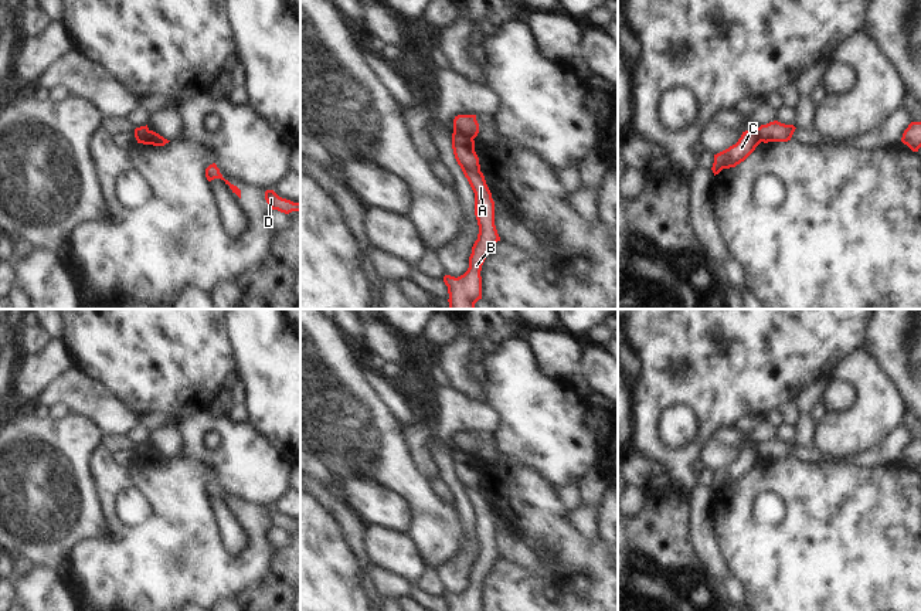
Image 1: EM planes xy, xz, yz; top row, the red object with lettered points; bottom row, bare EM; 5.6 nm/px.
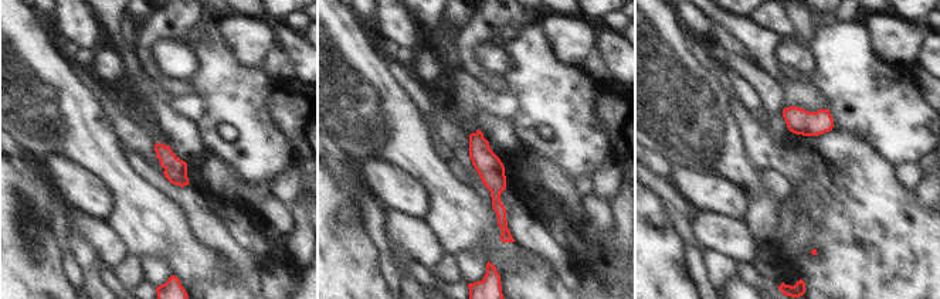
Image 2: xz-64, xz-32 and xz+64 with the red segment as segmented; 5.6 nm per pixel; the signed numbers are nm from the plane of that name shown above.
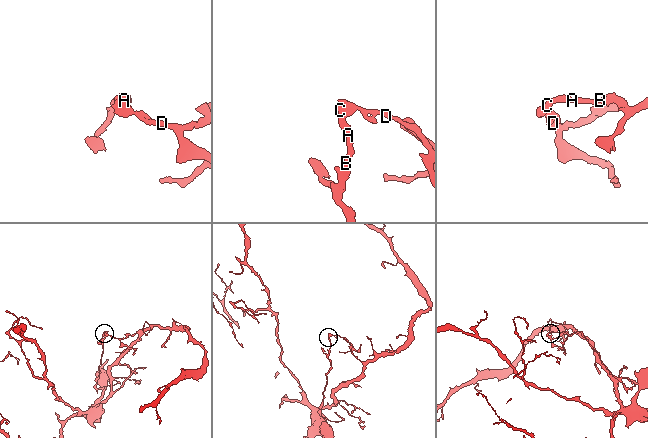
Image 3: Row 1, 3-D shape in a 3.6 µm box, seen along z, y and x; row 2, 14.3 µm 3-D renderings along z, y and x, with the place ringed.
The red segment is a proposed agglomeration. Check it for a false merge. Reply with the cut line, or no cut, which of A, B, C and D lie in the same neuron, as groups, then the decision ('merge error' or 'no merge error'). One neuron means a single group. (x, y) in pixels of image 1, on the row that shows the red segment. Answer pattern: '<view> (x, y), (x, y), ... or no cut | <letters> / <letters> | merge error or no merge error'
xz (454, 129), (472, 139) | A B / C D | merge error

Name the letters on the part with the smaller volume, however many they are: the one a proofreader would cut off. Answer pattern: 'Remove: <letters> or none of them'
Remove: A, B.

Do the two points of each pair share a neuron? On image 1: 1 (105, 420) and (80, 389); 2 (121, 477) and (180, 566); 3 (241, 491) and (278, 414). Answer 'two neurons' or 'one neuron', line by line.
1: one neuron
2: one neuron
3: two neurons

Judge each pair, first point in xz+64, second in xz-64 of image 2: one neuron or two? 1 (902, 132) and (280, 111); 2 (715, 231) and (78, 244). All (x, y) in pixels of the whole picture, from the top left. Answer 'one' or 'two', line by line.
1: two
2: two

